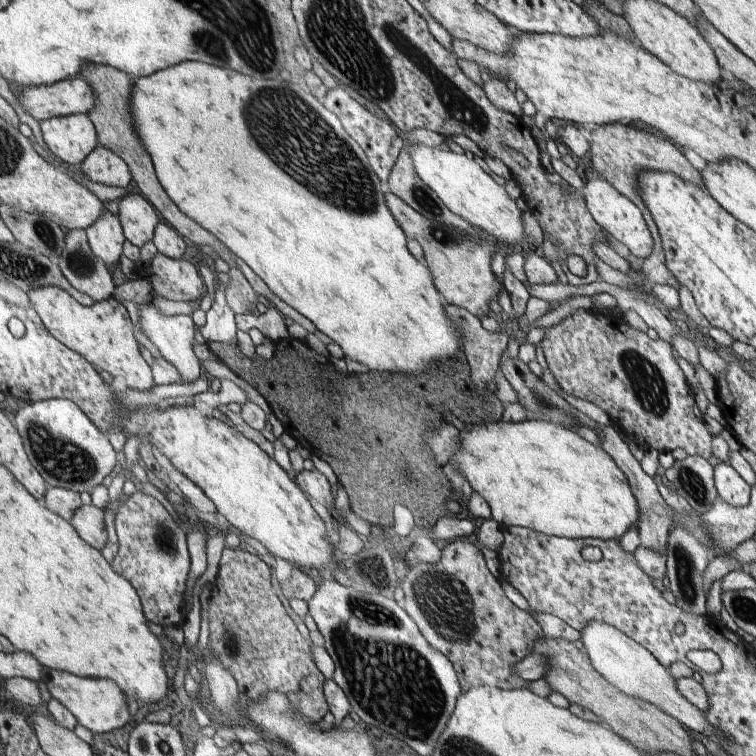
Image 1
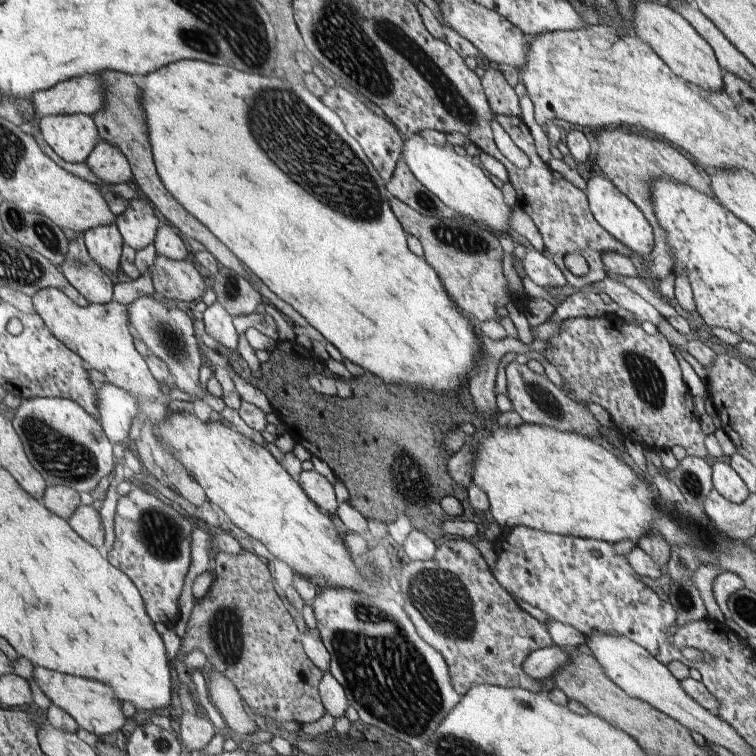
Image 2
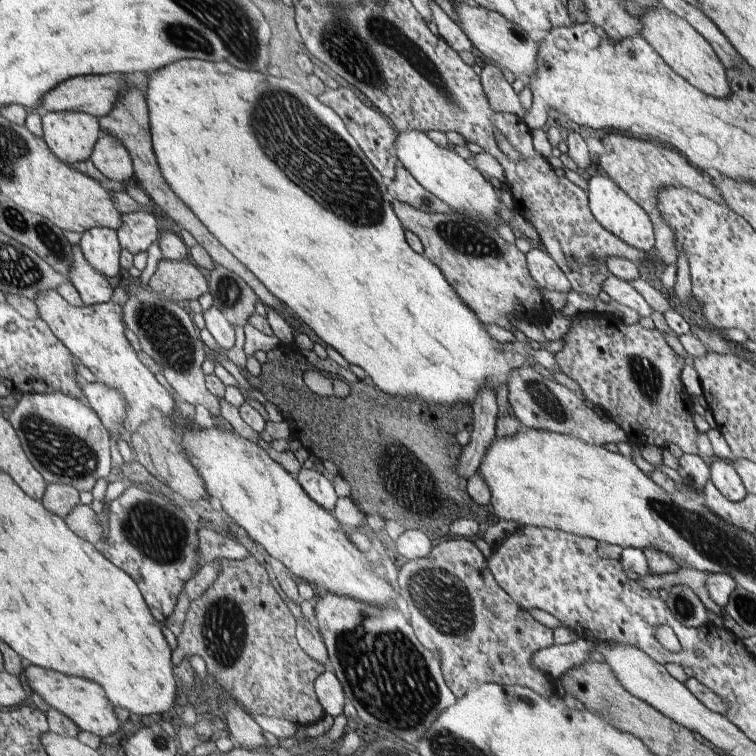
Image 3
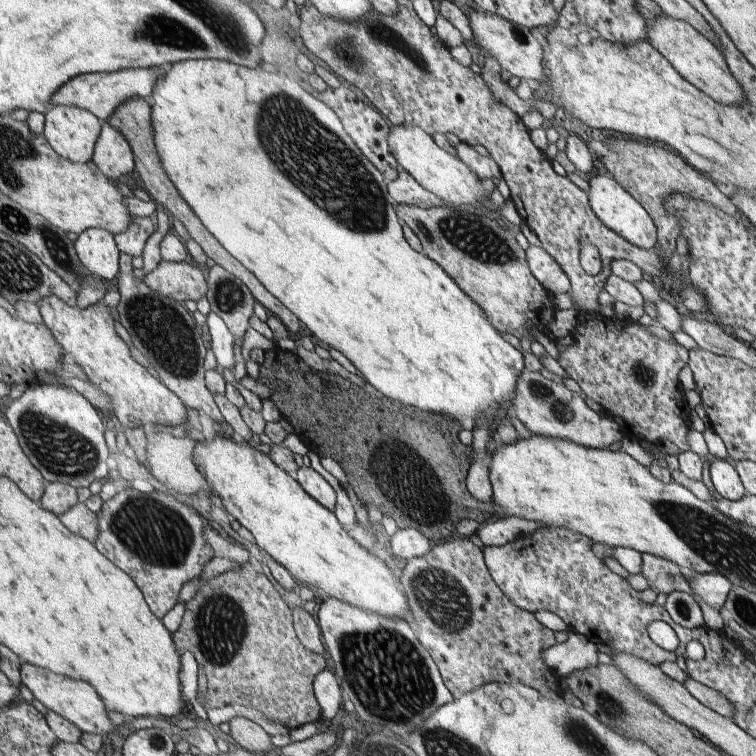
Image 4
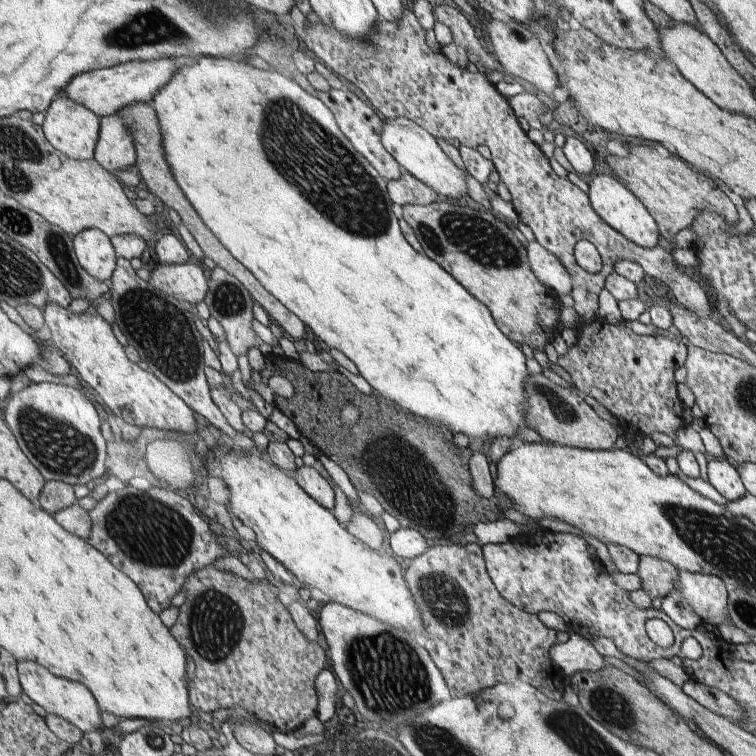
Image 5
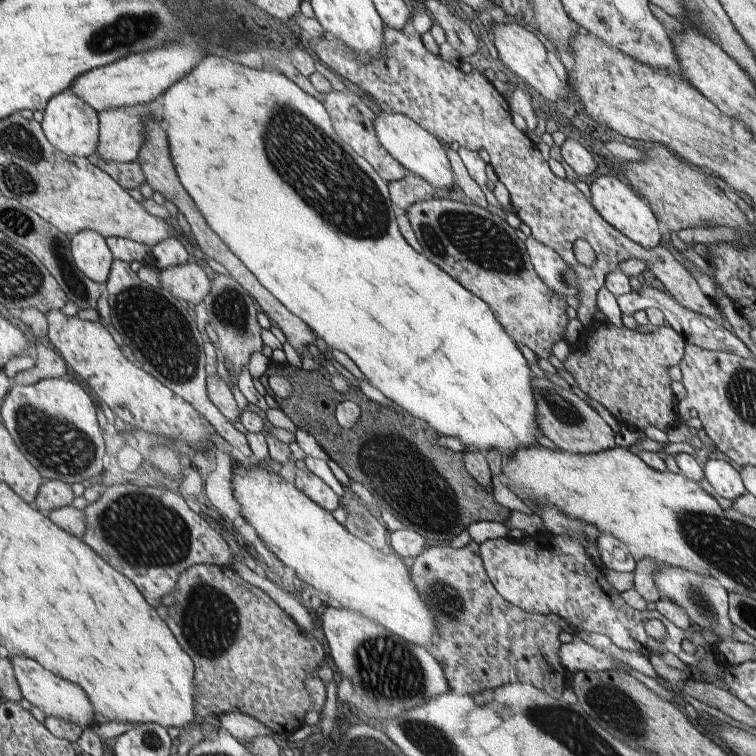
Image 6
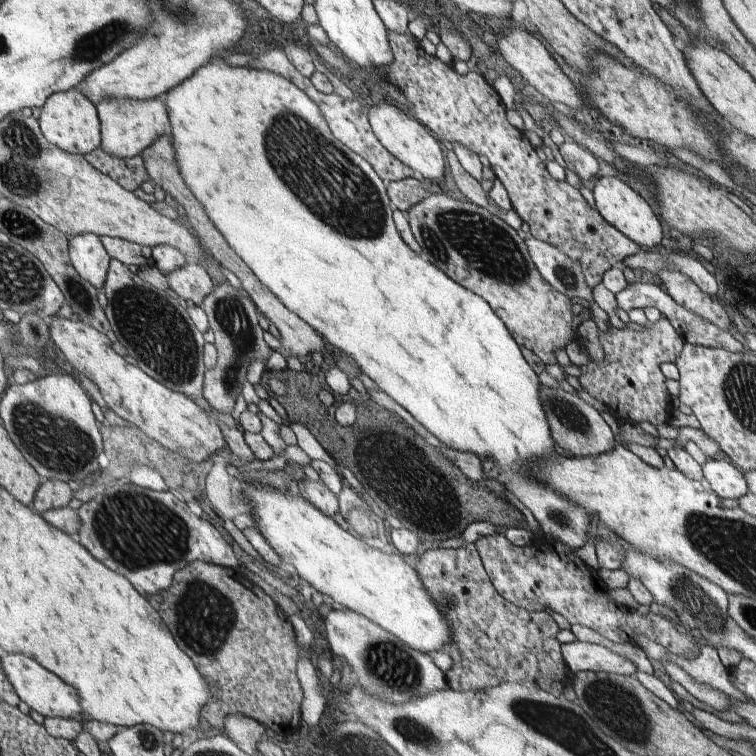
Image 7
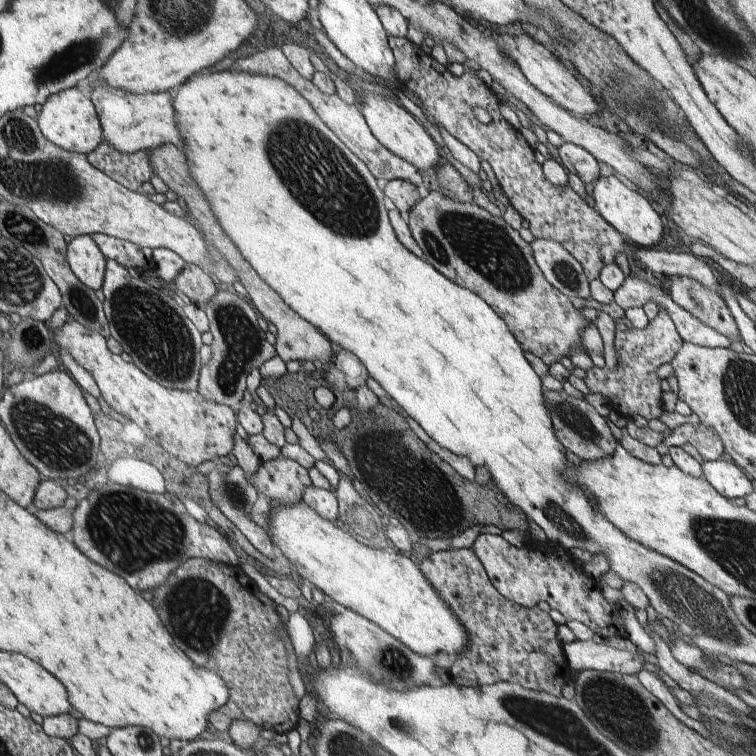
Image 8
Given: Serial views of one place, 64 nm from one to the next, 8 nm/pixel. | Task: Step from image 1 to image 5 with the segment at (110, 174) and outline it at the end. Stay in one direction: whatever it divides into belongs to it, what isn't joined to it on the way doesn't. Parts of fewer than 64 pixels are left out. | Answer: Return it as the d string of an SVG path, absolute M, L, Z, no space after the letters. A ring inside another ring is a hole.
M116 113L100 119L100 138L97 140L96 155L93 158L106 172L113 174L122 168L134 168L137 147L124 118Z

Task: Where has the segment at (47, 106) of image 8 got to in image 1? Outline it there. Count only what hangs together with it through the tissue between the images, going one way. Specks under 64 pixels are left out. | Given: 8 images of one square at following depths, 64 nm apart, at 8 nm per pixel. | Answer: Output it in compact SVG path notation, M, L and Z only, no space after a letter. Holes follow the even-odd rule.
M87 113L52 117L43 120L40 128L50 152L73 166L79 166L99 144L96 125Z

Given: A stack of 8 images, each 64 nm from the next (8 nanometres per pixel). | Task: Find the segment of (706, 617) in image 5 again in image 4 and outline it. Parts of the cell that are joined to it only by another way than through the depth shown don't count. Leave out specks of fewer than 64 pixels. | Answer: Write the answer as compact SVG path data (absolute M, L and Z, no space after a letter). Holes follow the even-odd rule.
M716 573L698 574L690 578L688 584L692 588L691 593L696 594L698 600L706 602L716 610L720 610L725 605L728 593L733 589L726 576Z

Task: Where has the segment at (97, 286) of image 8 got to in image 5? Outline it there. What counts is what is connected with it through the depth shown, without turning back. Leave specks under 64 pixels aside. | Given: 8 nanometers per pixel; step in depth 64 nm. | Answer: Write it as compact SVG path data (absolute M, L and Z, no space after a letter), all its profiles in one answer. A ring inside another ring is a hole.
M98 229L79 232L73 239L73 248L80 266L99 281L112 278L117 270L117 252L113 240Z

